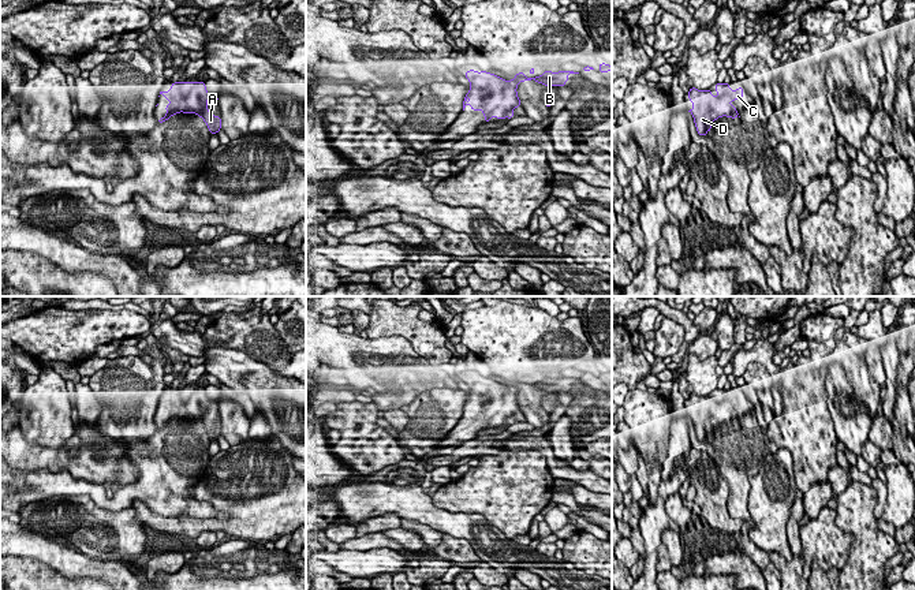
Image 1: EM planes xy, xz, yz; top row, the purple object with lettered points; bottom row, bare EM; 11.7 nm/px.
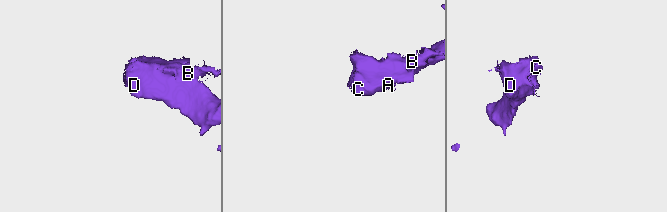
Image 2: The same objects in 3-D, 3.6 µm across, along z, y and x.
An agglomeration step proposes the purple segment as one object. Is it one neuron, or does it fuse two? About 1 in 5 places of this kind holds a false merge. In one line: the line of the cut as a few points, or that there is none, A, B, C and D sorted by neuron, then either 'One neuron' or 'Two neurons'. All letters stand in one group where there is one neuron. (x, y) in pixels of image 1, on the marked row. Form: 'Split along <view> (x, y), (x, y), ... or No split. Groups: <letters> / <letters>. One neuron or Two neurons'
No split. Groups: A B C D. One neuron

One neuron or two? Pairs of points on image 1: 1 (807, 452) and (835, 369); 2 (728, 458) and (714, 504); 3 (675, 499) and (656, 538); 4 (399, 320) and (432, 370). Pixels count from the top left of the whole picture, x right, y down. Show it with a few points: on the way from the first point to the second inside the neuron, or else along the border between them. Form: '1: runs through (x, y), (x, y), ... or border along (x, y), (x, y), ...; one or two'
1: border along (831, 363), (825, 380), (825, 400), (835, 426); two
2: border along (706, 451), (727, 482), (728, 508); two
3: border along (678, 490), (665, 501), (665, 512), (671, 518); two
4: runs through (413, 331), (417, 335), (417, 340), (437, 357); one

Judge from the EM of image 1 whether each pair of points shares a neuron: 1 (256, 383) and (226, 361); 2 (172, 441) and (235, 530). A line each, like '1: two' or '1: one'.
1: one
2: two

